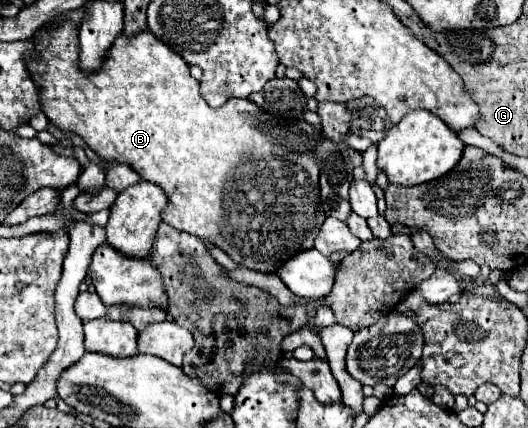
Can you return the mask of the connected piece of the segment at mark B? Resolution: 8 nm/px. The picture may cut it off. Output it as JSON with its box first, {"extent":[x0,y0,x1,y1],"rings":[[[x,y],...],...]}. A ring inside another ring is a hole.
{"extent":[26,21,326,273],"rings":[[[66,21],[60,23],[58,29],[54,27],[44,27],[38,31],[38,39],[34,39],[34,47],[38,57],[36,59],[26,59],[28,67],[32,71],[32,77],[36,79],[38,87],[40,87],[40,107],[46,113],[46,117],[64,131],[72,131],[76,135],[80,135],[86,145],[96,151],[102,159],[106,161],[120,161],[130,165],[142,179],[152,181],[156,185],[160,185],[166,195],[168,195],[168,207],[161,215],[162,220],[172,227],[176,227],[178,231],[186,231],[192,233],[196,237],[200,237],[202,241],[210,241],[216,247],[220,247],[230,259],[234,259],[240,265],[246,265],[248,269],[260,271],[260,273],[276,273],[288,259],[292,259],[294,255],[308,251],[314,247],[314,239],[318,235],[320,225],[326,219],[326,213],[322,211],[322,201],[320,201],[320,187],[318,187],[318,173],[320,173],[320,163],[314,157],[314,127],[310,123],[306,123],[304,119],[298,119],[296,123],[288,123],[270,113],[262,113],[260,107],[256,103],[252,103],[250,99],[228,99],[220,109],[212,109],[204,97],[200,95],[200,83],[190,75],[190,65],[184,63],[184,59],[180,55],[176,55],[170,47],[160,45],[158,39],[150,33],[144,31],[140,35],[134,35],[132,39],[118,35],[116,43],[112,45],[112,49],[106,55],[106,61],[102,65],[102,69],[98,69],[96,73],[84,73],[78,67],[78,29]],[[278,157],[278,167],[258,167],[258,163],[268,163],[270,159]]]}

